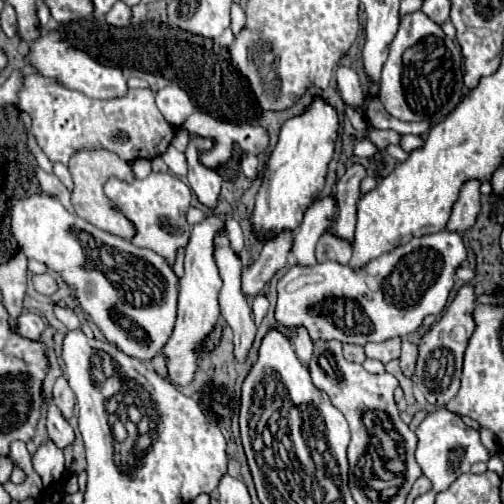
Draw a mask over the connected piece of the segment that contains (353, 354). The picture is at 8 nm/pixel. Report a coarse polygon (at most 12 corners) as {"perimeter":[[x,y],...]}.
{"perimeter":[[344,345],[344,357],[354,363],[364,363],[362,345]]}

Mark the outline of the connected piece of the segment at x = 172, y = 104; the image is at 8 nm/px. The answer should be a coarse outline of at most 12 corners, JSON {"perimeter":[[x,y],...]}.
{"perimeter":[[178,85],[156,91],[156,107],[172,127],[194,113]]}

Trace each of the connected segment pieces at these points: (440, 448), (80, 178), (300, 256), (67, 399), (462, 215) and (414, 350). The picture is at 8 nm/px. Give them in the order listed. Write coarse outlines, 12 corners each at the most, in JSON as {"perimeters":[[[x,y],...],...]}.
{"perimeters":[[[446,409],[418,425],[416,461],[434,495],[494,455]],[[108,149],[68,161],[74,213],[122,239],[132,223],[108,207],[104,179],[132,181],[132,167]],[[324,197],[308,207],[292,235],[292,255],[314,265],[314,247],[334,219],[336,201]],[[64,377],[54,383],[54,403],[62,415],[74,415],[76,397]],[[480,179],[466,181],[454,203],[448,231],[462,233],[480,211]],[[404,341],[400,367],[412,375],[418,359],[418,345]]]}

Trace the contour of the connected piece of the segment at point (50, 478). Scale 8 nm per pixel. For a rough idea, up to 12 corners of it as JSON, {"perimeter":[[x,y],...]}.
{"perimeter":[[52,441],[32,455],[44,487],[60,481],[64,455]]}

